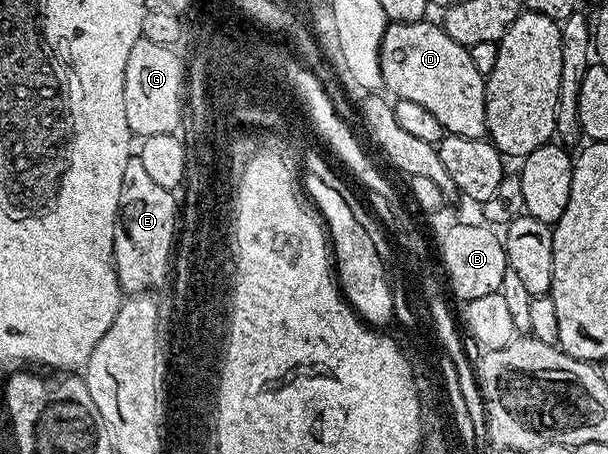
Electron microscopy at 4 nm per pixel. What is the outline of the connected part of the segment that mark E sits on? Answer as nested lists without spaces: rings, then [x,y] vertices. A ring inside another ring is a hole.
[[[138,157],[126,161],[126,173],[122,173],[122,193],[120,194],[120,214],[114,237],[114,257],[116,276],[121,292],[148,293],[164,278],[170,275],[170,260],[174,255],[174,244],[178,239],[178,195],[175,190],[162,188],[146,173],[145,166]]]

